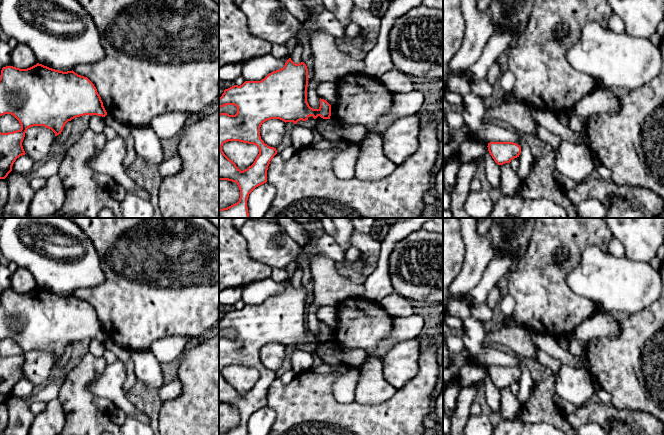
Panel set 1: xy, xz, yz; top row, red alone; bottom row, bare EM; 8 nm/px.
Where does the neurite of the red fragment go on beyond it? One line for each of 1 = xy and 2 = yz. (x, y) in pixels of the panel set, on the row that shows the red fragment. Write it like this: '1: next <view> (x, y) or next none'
1: next none
2: next none

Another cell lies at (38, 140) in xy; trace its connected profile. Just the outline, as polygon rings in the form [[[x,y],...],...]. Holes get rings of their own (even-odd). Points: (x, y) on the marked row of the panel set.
[[[33,126],[27,129],[22,142],[23,149],[34,161],[48,157],[55,133],[44,126]]]

